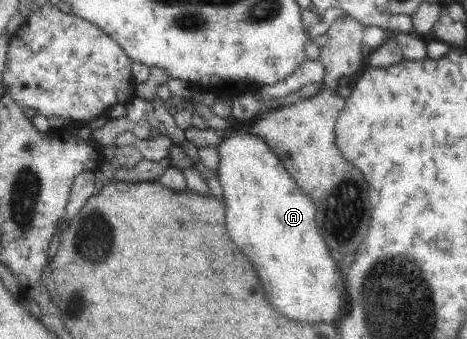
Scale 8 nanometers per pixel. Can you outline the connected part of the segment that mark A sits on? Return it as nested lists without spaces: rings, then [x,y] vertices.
[[[231,126],[224,129],[224,138],[218,145],[219,162],[215,173],[223,191],[226,229],[232,241],[256,265],[268,301],[286,317],[298,321],[326,321],[332,323],[340,316],[345,305],[343,270],[332,260],[330,249],[318,233],[315,220],[316,206],[298,187],[280,158],[261,137]]]

